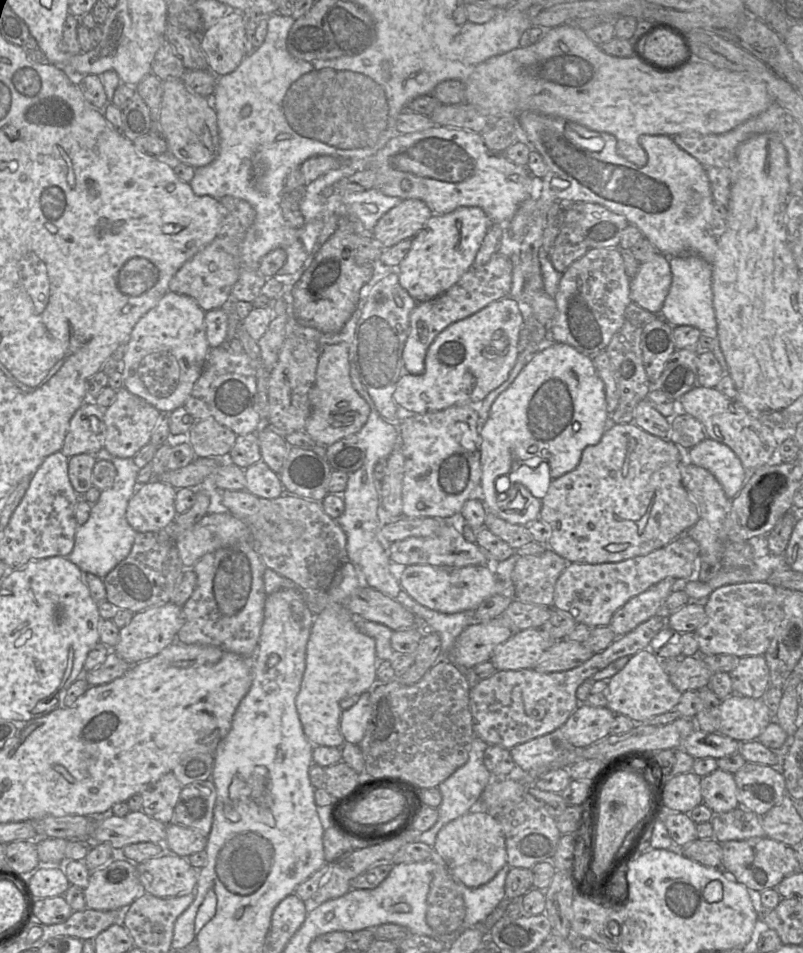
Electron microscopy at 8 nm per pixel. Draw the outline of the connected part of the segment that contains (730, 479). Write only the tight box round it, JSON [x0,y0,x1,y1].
[682,439,748,499]

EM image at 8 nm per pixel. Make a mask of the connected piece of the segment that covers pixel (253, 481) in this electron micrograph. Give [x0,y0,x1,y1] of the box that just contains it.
[245,460,285,499]

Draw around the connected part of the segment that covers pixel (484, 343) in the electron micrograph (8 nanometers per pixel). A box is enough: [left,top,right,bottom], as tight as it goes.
[393,296,524,414]

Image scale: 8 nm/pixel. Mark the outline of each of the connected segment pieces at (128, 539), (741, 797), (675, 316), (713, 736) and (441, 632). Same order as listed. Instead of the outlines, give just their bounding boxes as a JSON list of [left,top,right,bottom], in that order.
[[68,447,139,579],[734,763,786,816],[660,254,717,338],[679,730,741,759],[395,589,475,655]]

